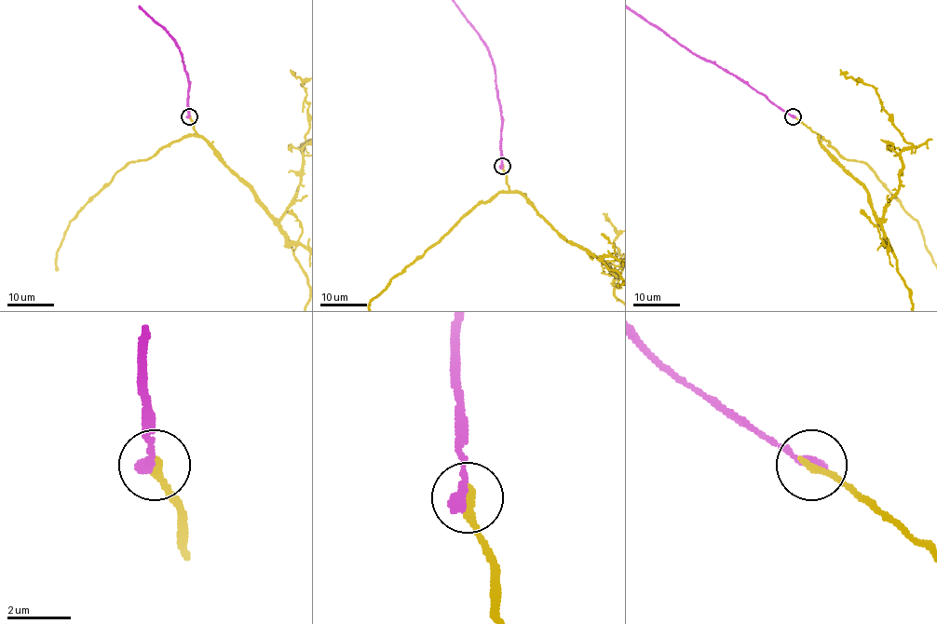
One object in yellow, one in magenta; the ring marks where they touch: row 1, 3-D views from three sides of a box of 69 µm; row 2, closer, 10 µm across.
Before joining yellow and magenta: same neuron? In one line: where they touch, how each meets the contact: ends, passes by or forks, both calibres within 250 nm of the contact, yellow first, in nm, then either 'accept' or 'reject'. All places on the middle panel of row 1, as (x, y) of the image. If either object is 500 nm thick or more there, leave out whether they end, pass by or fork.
place (502, 166); yellow ends; magenta ends; calibres 240 and 440 nm; reject

